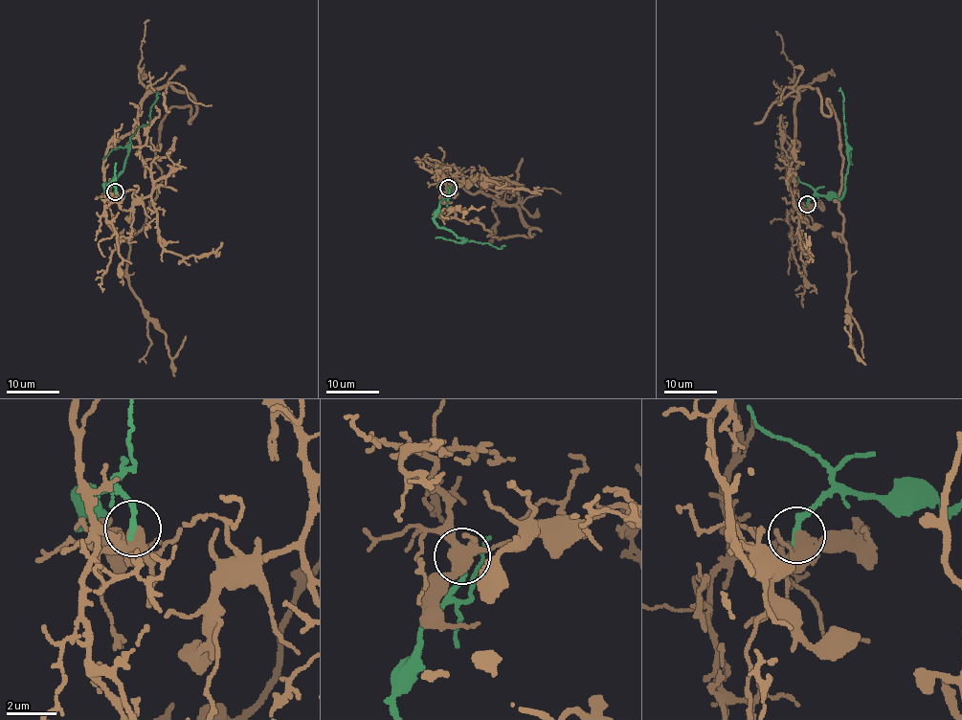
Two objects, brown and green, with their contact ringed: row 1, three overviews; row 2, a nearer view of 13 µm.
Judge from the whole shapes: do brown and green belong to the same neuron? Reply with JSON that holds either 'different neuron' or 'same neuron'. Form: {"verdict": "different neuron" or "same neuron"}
{"verdict": "same neuron"}

